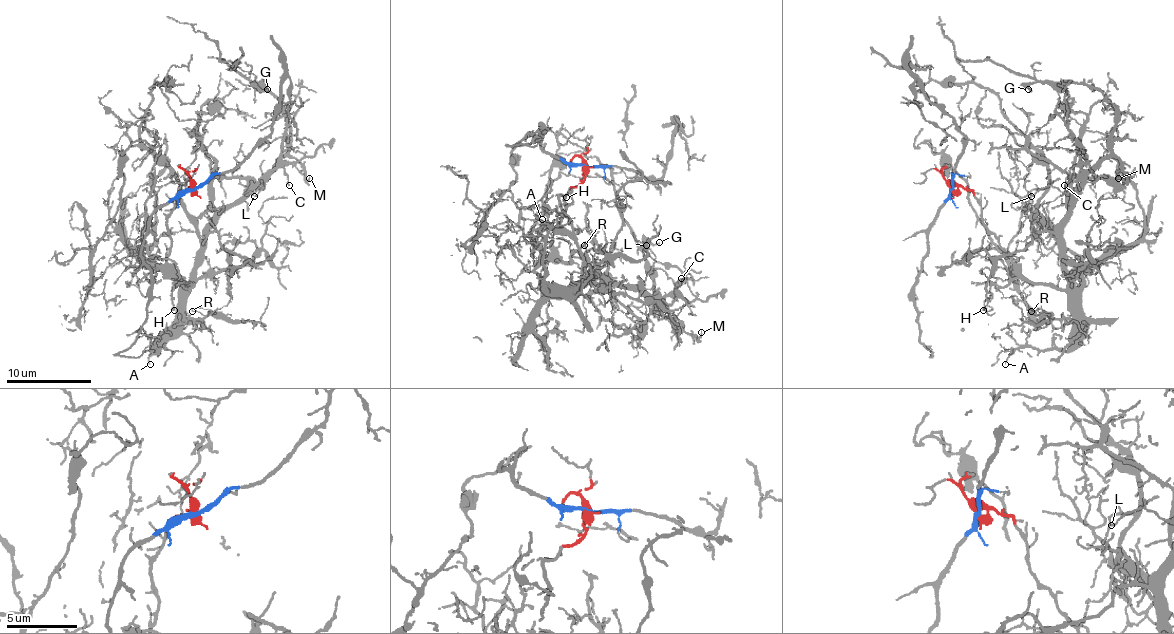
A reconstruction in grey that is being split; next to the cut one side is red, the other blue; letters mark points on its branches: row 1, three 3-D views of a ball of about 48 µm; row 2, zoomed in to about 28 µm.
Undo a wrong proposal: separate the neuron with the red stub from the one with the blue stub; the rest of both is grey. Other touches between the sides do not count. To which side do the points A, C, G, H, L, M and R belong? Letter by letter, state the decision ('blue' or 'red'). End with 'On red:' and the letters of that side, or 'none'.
A: red
C: red
G: red
H: red
L: red
M: red
R: red
On red: A, C, G, H, L, M, R

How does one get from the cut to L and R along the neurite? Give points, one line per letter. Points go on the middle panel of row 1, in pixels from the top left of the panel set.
L: (585, 167), (560, 196), (560, 226), (579, 249), (581, 279), (638, 285), (653, 264), (647, 245)
R: (585, 167), (583, 177), (560, 196), (562, 228), (579, 249), (577, 287), (596, 262), (583, 245)

